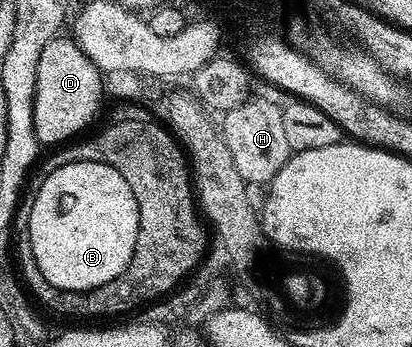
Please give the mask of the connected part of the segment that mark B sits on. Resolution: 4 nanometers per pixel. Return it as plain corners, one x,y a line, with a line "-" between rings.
74,161
65,167
57,167
57,171
46,174
42,180
43,182
40,183
39,190
36,191
35,198
32,199
31,206
29,206
29,243
33,251
33,259
37,263
41,275
45,275
45,279
49,283
53,283
53,287
65,289
69,293
93,291
97,287
108,285
113,279
117,279
117,275
121,275
121,271
125,271
125,267
133,255
133,247
137,243
137,227
139,226
137,199
133,199
133,191
129,191
129,183
125,183
125,175
121,175
121,171
100,161

